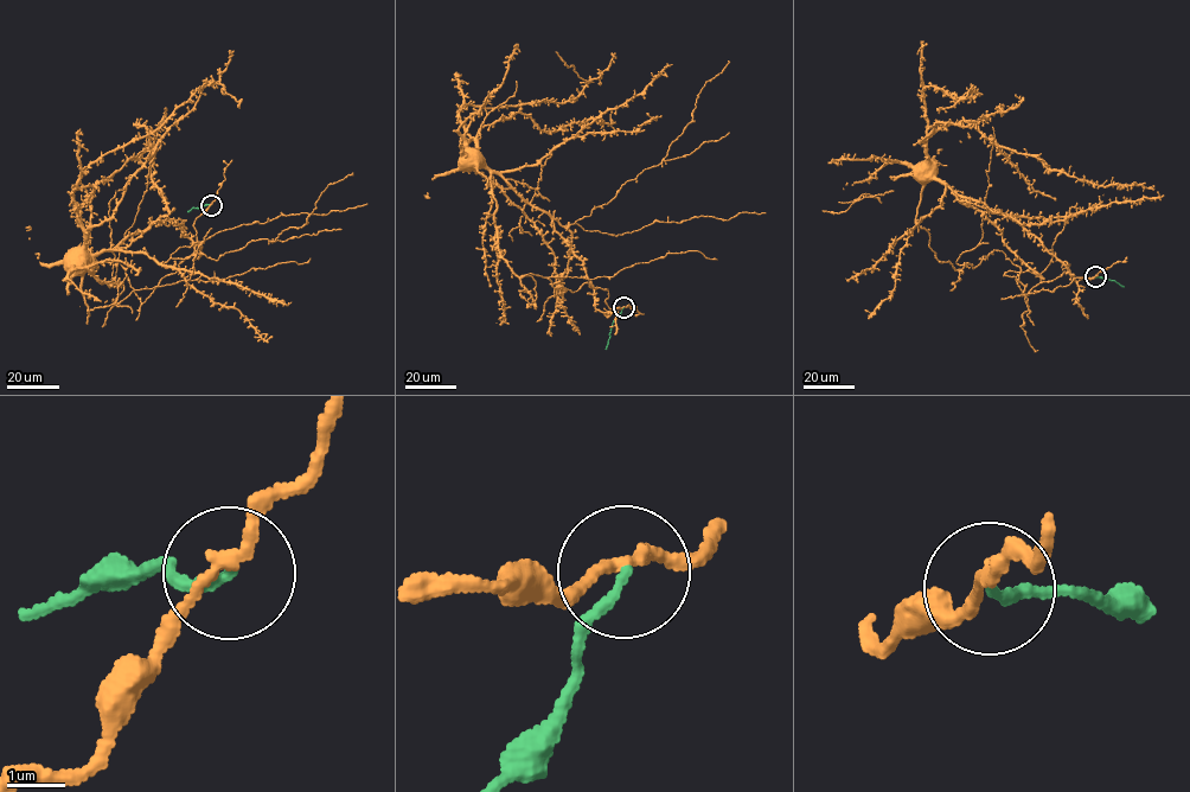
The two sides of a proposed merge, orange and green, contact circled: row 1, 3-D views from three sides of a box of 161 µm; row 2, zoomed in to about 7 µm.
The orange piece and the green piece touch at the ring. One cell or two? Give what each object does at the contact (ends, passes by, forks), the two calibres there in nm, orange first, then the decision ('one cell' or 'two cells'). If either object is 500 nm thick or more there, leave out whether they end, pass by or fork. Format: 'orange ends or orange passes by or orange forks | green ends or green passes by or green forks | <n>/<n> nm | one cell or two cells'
orange passes by | green ends | 180/180 nm | two cells

